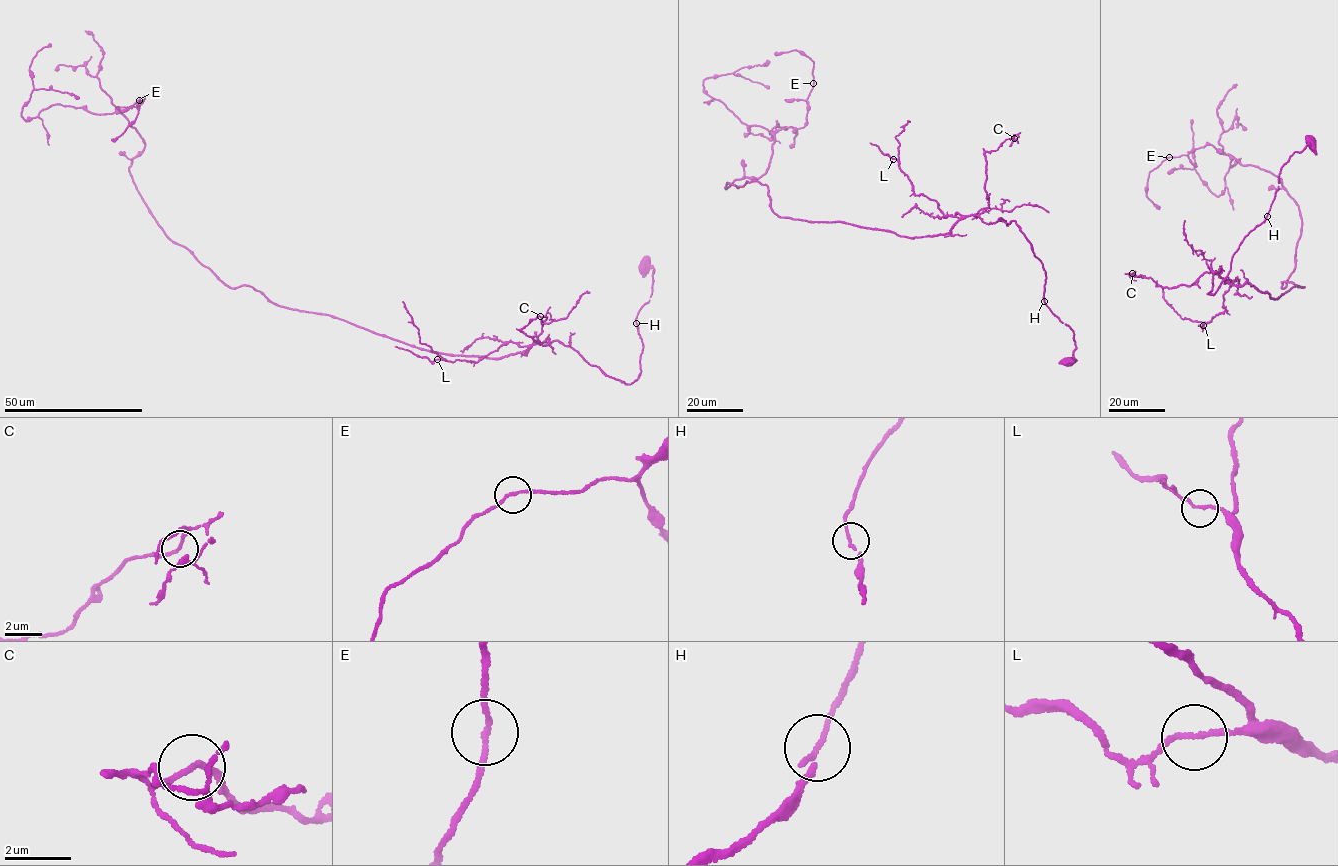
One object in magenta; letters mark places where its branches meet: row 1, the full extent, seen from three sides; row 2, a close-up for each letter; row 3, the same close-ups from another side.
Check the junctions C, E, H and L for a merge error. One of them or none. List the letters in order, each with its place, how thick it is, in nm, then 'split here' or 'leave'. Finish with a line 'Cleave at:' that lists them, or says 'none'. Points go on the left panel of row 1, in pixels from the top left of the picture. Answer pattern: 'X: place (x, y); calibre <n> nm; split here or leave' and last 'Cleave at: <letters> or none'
C: place (540, 316); calibre 140 nm; leave
E: place (139, 100); calibre 140 nm; leave
H: place (636, 323); calibre 130 nm; leave
L: place (437, 359); calibre 130 nm; leave
Cleave at: none

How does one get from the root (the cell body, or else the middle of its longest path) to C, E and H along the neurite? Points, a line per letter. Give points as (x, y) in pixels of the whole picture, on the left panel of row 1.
C: (645, 266), (652, 292), (635, 320), (643, 348), (630, 384), (521, 331), (540, 316)
E: (645, 266), (630, 384), (559, 341), (451, 355), (281, 307), (158, 224), (118, 109), (139, 99)
H: (645, 266), (653, 269), (652, 292), (649, 301), (637, 313), (636, 323)

